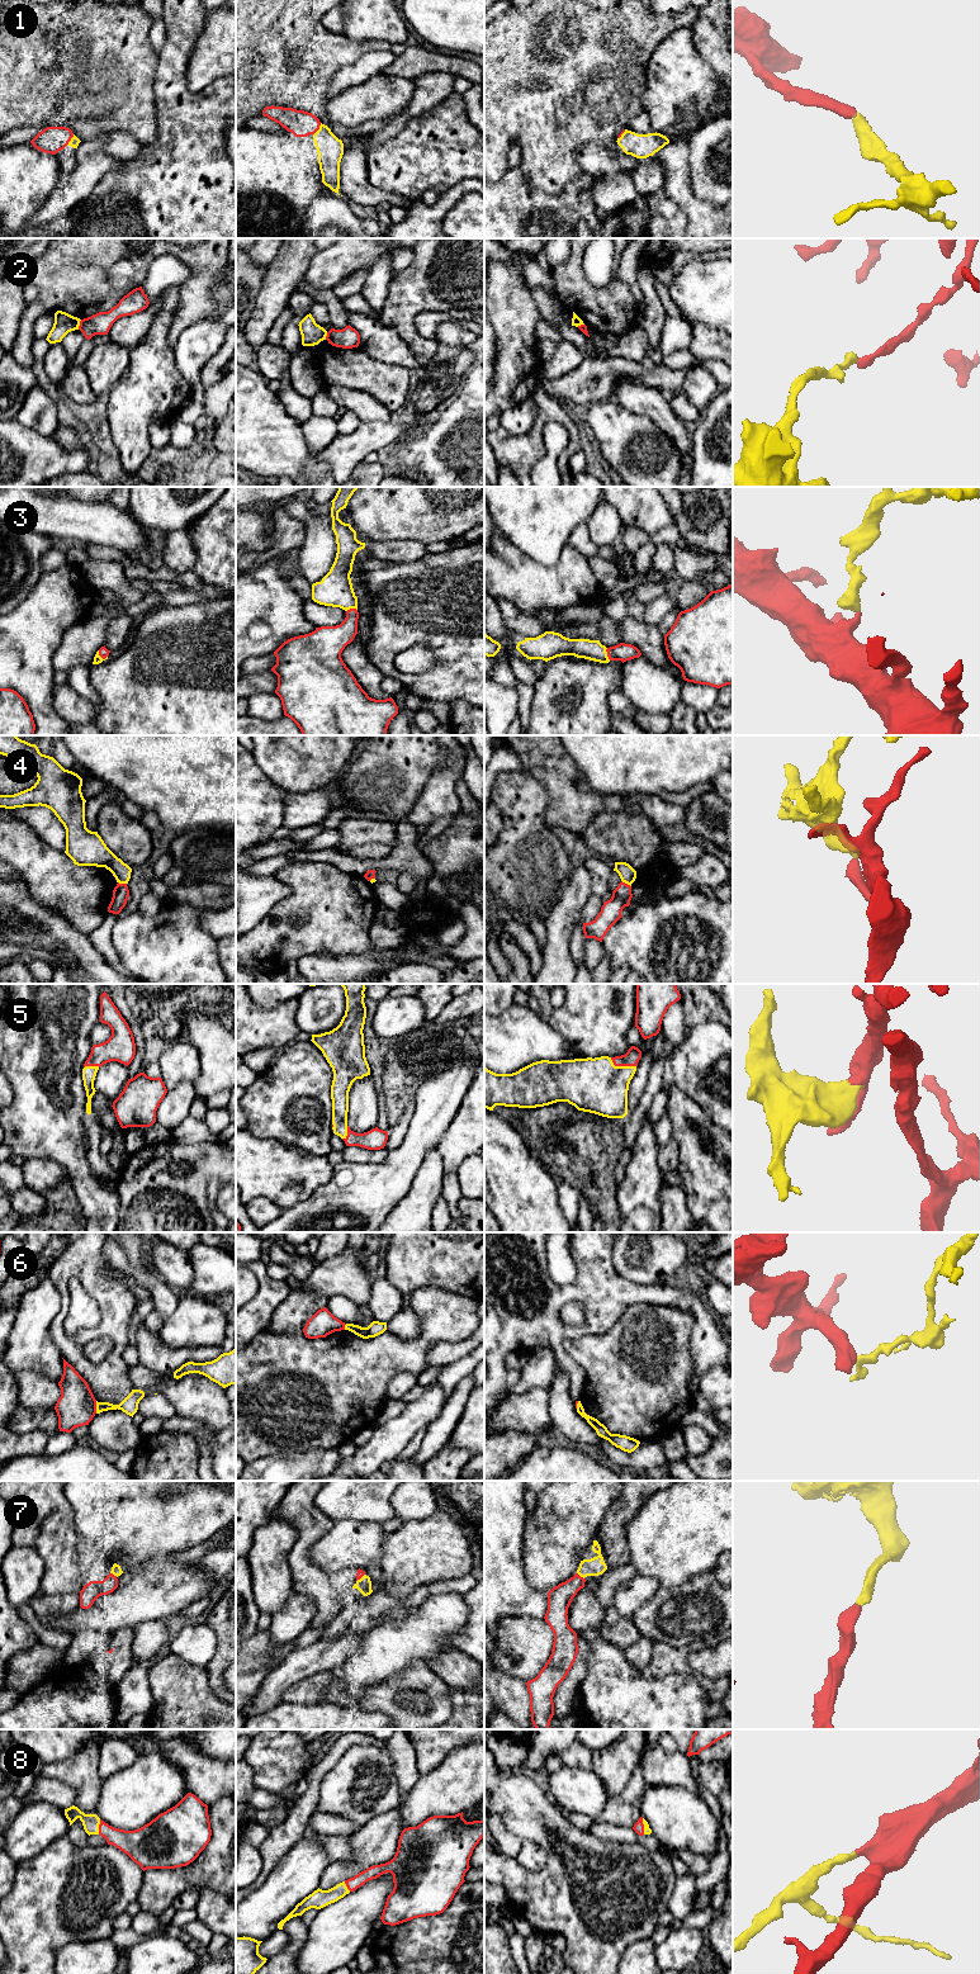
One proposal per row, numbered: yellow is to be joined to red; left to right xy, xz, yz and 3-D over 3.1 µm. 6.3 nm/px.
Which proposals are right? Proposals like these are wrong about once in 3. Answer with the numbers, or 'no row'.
1, 3, 5, 7, 8

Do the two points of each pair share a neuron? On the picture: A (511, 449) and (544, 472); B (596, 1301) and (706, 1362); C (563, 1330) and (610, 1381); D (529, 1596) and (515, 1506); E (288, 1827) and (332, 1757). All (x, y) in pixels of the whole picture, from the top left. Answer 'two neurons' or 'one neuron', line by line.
A: two neurons
B: one neuron
C: two neurons
D: one neuron
E: one neuron

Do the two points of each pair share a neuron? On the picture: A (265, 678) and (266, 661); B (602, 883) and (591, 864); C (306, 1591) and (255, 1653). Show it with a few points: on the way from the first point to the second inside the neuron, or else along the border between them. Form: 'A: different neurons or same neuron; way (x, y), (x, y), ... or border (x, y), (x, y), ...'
A: different neurons; border (270, 668), (249, 675)
B: same neuron; way (600, 877), (600, 872), (596, 869)
C: different neurons; border (269, 1631), (269, 1636), (278, 1644), (293, 1639)

